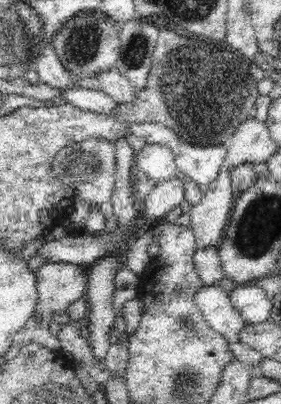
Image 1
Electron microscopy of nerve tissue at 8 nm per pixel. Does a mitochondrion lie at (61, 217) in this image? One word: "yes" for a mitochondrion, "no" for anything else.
no

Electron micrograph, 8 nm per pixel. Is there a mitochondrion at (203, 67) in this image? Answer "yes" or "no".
yes

